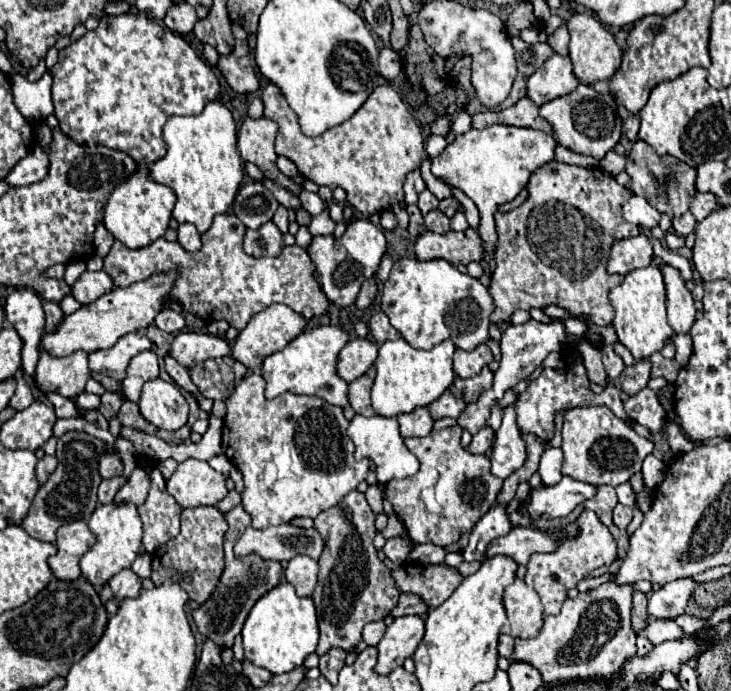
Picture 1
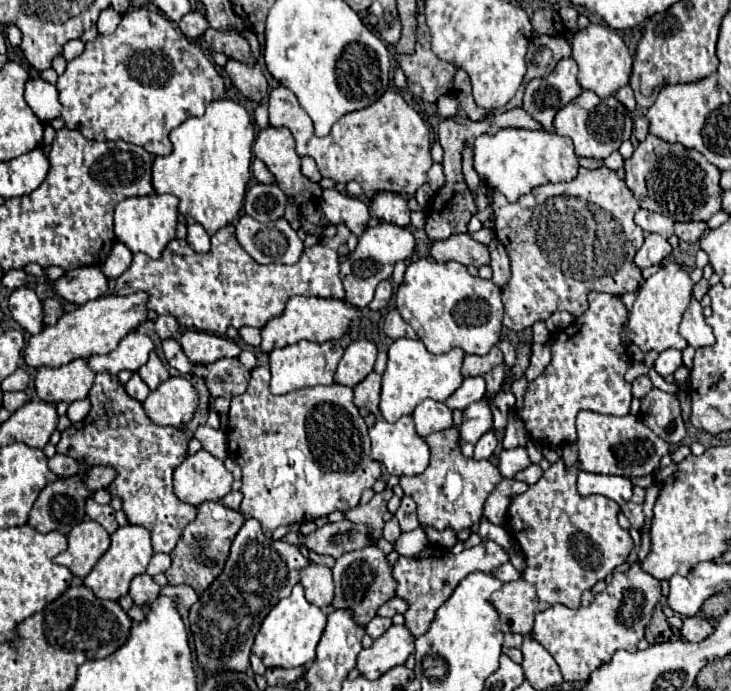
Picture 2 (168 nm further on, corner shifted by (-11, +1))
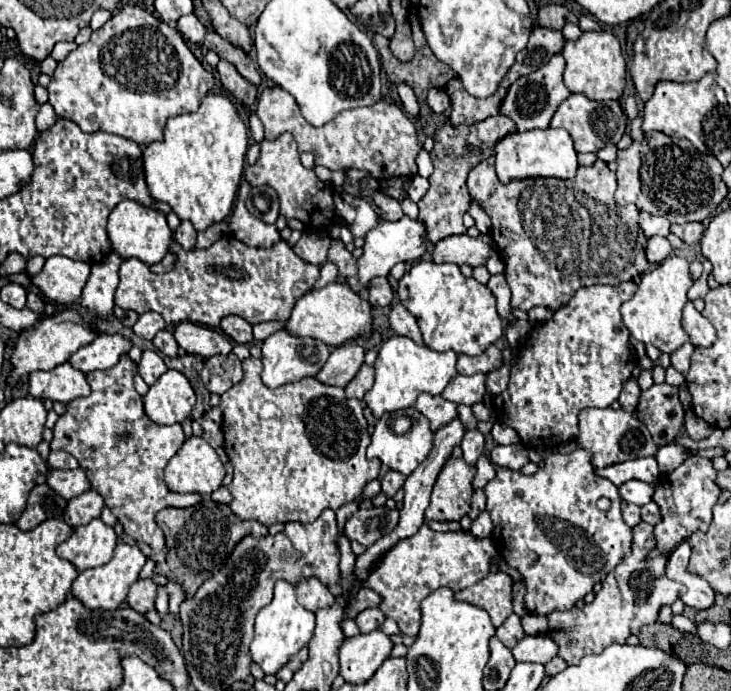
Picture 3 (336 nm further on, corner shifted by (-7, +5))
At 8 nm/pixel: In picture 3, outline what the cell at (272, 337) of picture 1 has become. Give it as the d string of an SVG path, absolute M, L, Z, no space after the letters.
M329 283L321 289L311 289L303 297L299 297L289 319L285 321L283 329L295 337L311 337L311 339L319 339L319 341L327 343L329 347L337 347L357 335L369 333L371 305L363 297L353 293L347 285Z

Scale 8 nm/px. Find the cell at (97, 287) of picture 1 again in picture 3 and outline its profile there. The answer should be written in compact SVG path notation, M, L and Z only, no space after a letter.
M51 257L45 261L43 269L31 277L33 285L41 289L41 293L55 301L73 305L79 301L79 295L89 279L91 265L83 261L73 261L67 257Z

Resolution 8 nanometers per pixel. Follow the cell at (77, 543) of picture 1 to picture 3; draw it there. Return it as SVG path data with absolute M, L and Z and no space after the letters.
M93 519L87 525L73 527L69 539L65 539L55 551L61 559L71 561L77 571L85 571L105 565L111 559L115 545L117 535L113 527L105 525L101 519Z

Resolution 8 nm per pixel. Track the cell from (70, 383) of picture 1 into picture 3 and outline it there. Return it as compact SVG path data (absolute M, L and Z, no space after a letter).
M61 363L51 371L33 371L29 375L29 393L37 399L67 403L71 399L89 395L91 389L85 373L71 367L71 363Z

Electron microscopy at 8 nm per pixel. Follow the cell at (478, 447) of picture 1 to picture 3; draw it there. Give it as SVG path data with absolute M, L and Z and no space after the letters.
M469 429L461 441L461 449L463 449L463 459L471 465L477 463L477 459L481 457L481 453L485 451L485 437L479 429Z

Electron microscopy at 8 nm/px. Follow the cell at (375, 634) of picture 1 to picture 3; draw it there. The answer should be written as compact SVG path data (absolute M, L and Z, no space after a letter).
M365 609L355 617L355 621L357 621L361 633L371 633L371 631L375 631L375 629L379 629L383 625L385 615L379 609Z

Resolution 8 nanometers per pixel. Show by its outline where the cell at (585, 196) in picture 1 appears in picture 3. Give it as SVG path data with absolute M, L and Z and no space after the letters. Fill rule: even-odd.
M489 157L473 167L467 187L471 197L491 217L491 237L505 261L513 309L529 311L541 305L557 311L581 287L619 285L645 273L649 267L645 259L647 237L637 223L639 209L615 203L617 181L607 163L597 159L591 167L579 167L577 177L569 181L529 179L511 181L509 185L499 183L493 163L495 157ZM545 195L551 195L551 201L537 201Z

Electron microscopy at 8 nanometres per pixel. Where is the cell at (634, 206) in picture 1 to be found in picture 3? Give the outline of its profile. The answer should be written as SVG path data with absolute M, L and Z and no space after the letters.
M645 211L639 213L639 227L643 229L643 233L647 237L653 237L653 235L667 237L669 235L669 221L665 217L651 215L651 213L645 213Z

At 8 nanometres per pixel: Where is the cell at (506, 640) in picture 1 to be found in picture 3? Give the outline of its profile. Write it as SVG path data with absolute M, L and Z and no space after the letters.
M513 613L499 629L497 629L497 637L501 639L501 643L509 649L513 649L523 637L525 637L525 631L521 627L521 619Z

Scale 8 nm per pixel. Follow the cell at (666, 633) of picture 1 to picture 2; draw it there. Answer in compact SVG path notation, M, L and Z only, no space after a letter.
M695 615L695 617L685 617L685 619L683 619L683 627L679 629L679 635L681 635L681 639L685 639L685 641L703 641L703 639L707 639L711 633L713 633L711 621L707 621L705 617L699 617L699 615Z

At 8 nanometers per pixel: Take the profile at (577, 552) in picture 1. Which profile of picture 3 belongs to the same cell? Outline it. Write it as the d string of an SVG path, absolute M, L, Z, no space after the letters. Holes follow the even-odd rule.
M575 449L573 453L549 453L549 455L541 461L541 467L537 469L537 473L535 473L535 475L529 475L529 477L523 475L523 473L519 473L519 471L511 471L511 469L503 469L503 467L497 467L497 469L501 469L501 471L497 473L495 481L485 487L487 511L489 511L491 519L493 519L493 535L491 535L491 541L493 541L495 549L497 549L497 553L499 553L509 565L513 565L513 567L523 575L525 585L527 585L525 607L529 609L529 613L535 613L535 615L547 615L547 613L551 613L553 609L561 609L561 611L571 609L577 601L581 601L581 599L593 589L593 585L595 585L595 581L599 579L599 573L601 573L601 571L605 571L605 575L607 575L609 569L613 571L613 569L617 567L617 563L619 563L625 555L629 555L629 551L631 551L631 539L633 539L633 535L631 535L631 527L627 527L627 523L625 523L623 517L621 517L621 509L619 509L621 497L619 497L617 487L615 487L611 481L607 481L607 479L595 475L593 465L589 463L589 453L587 453L585 449ZM601 497L607 497L607 499L611 501L611 507L609 507L607 511L601 511L601 509L597 507L597 501L599 501Z

